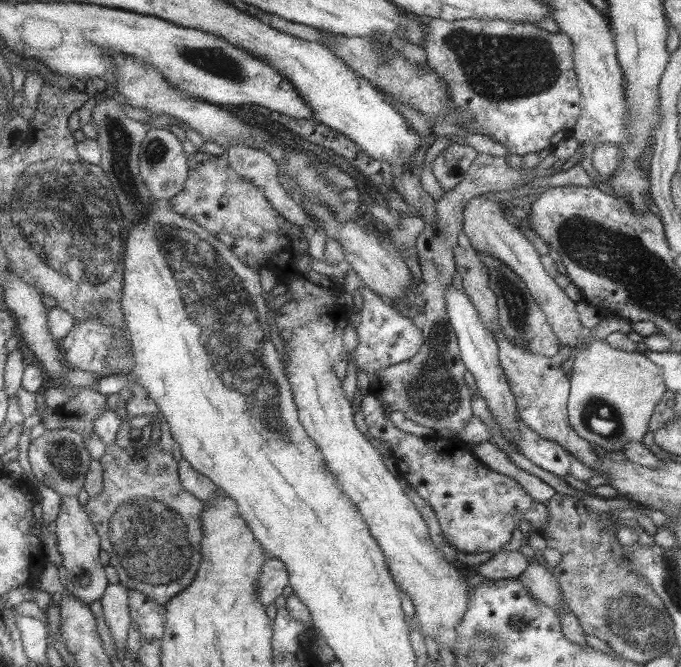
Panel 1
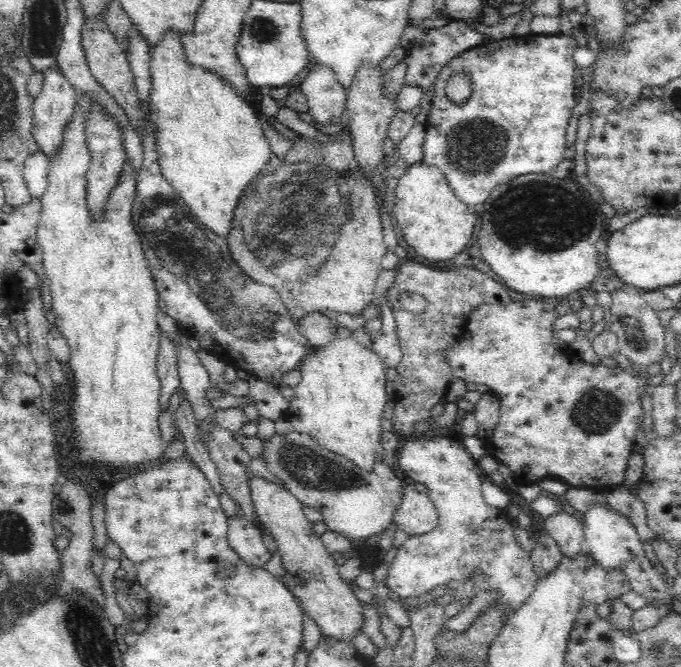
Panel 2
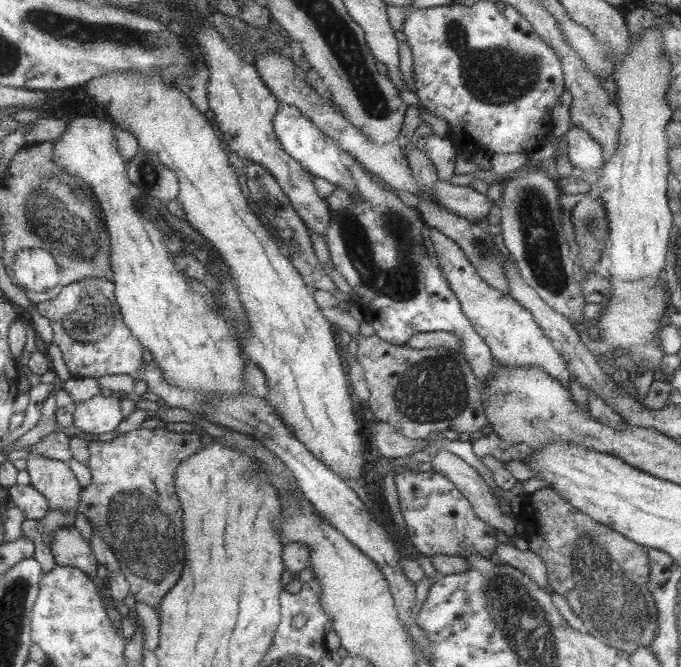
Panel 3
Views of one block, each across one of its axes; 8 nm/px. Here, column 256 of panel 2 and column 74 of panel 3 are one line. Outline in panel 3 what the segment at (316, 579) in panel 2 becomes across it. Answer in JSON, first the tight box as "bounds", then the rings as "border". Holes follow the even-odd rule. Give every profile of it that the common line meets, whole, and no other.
{"bounds":[26,454,81,516],"border":[[[31,454],[26,458],[31,484],[50,500],[50,510],[62,510],[75,516],[81,502],[81,487],[68,462]]]}

